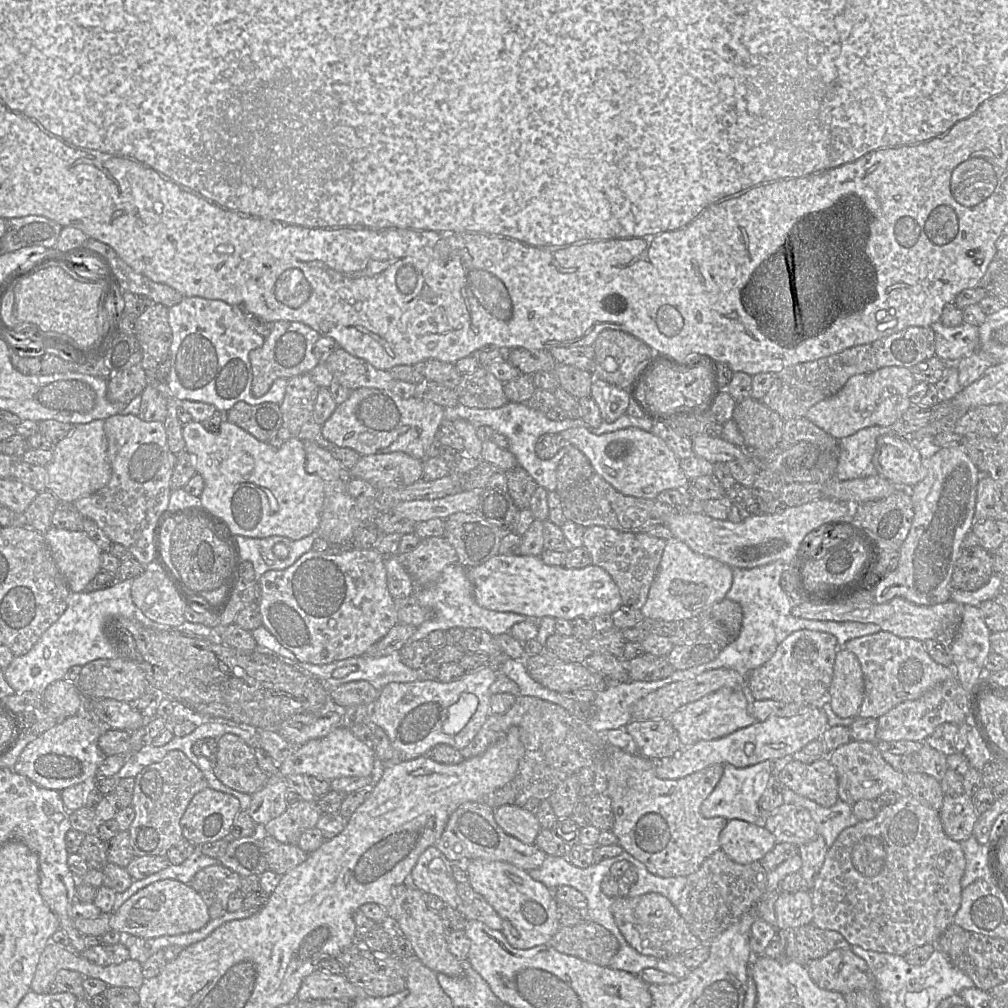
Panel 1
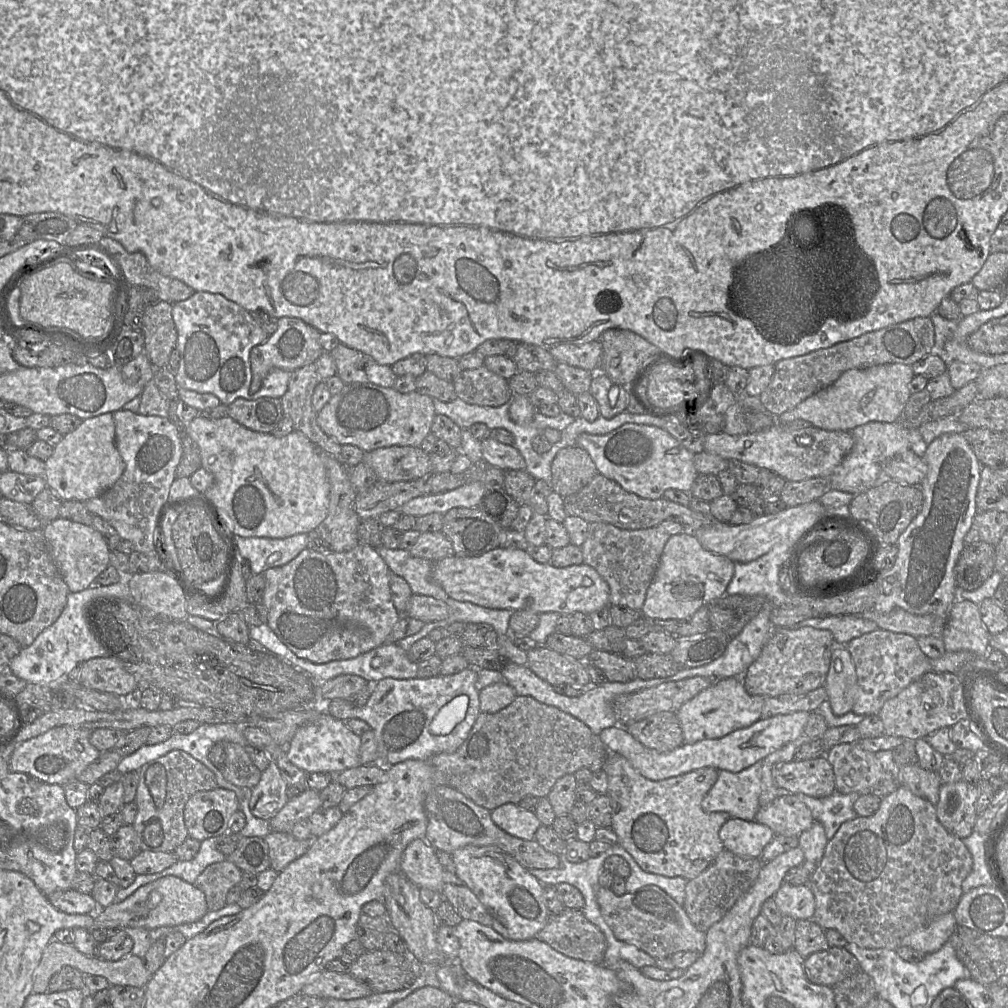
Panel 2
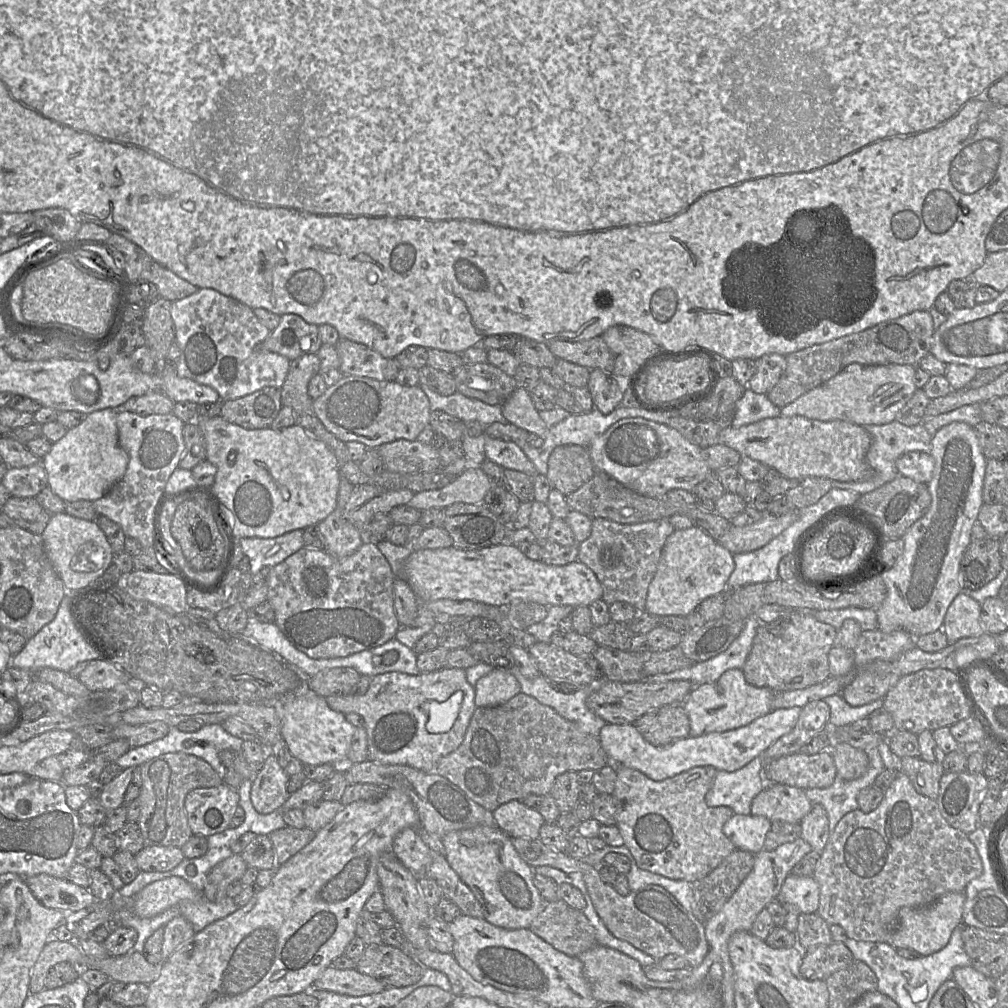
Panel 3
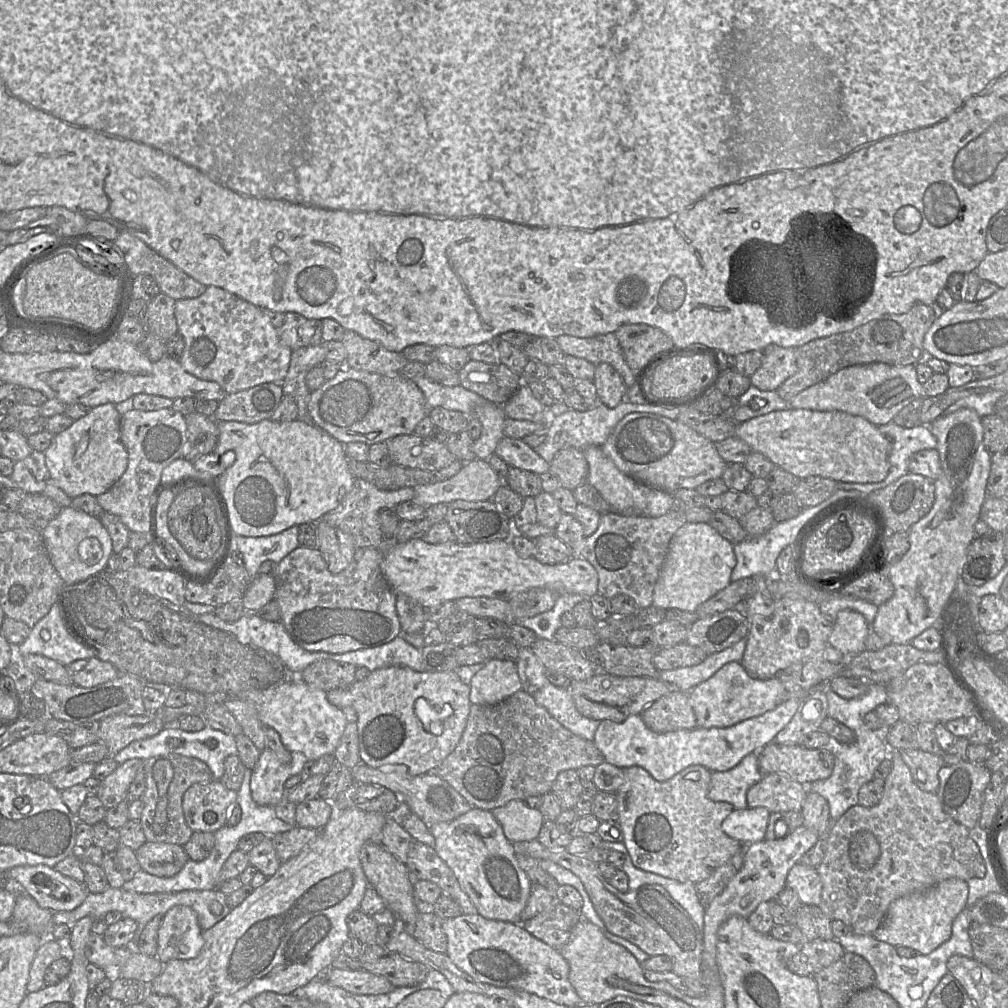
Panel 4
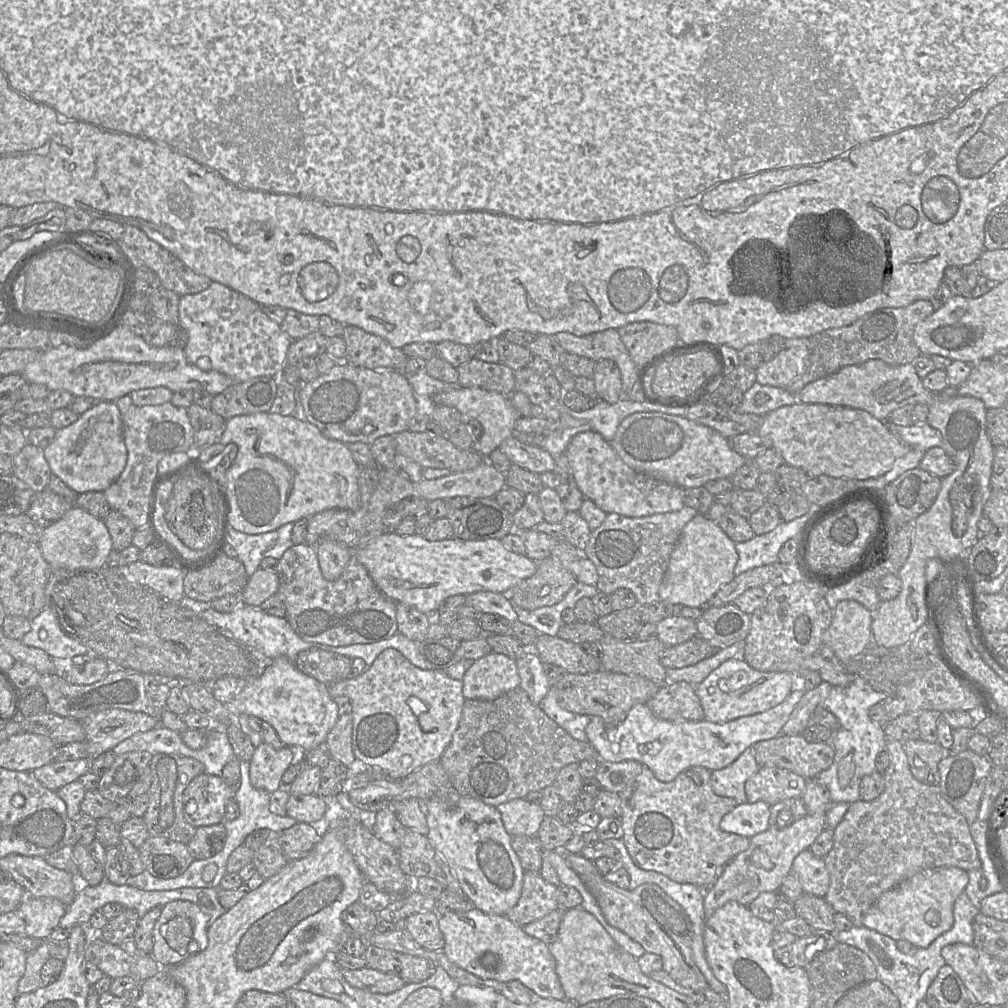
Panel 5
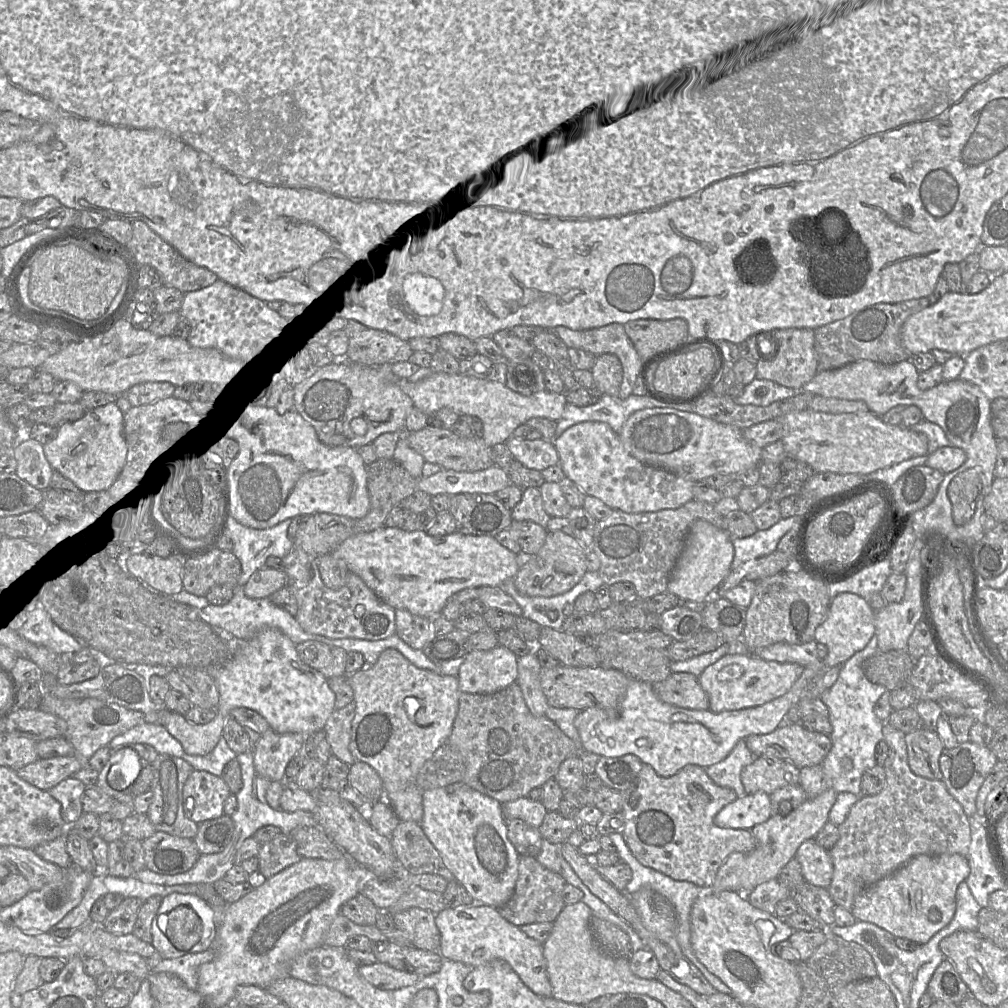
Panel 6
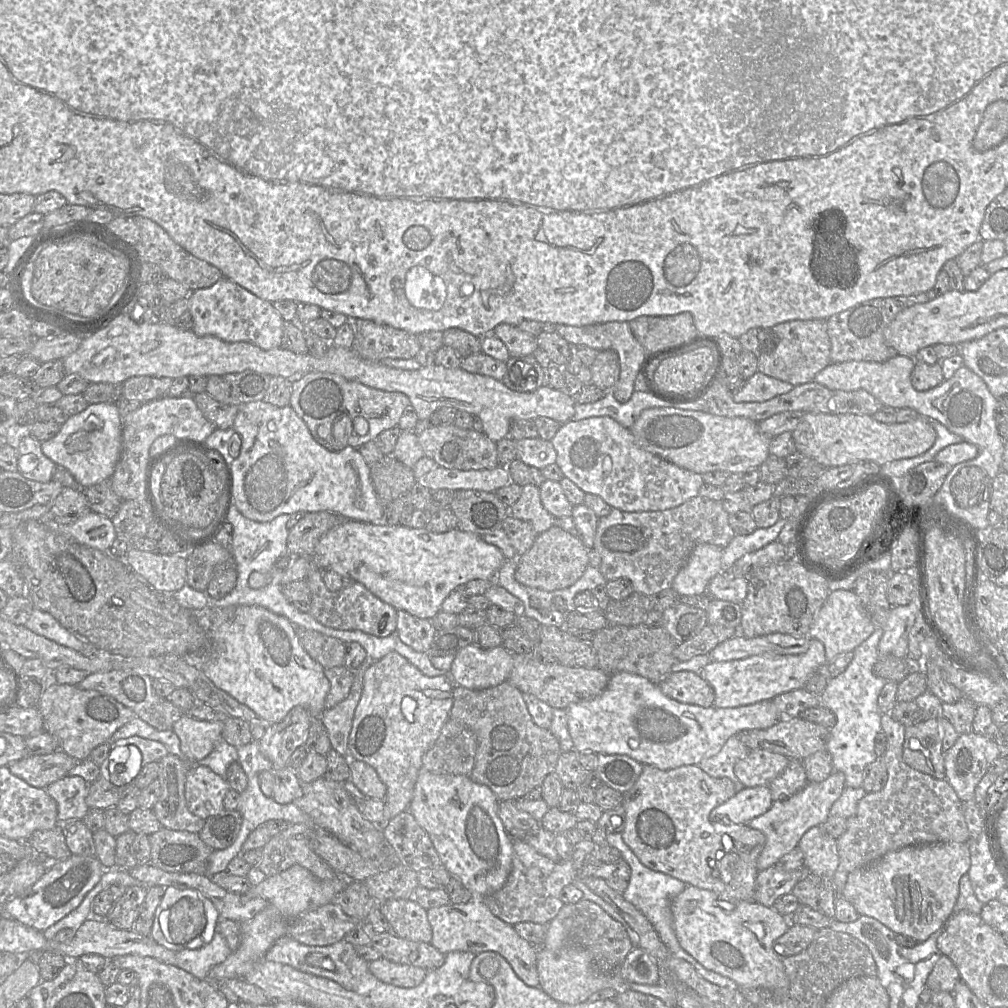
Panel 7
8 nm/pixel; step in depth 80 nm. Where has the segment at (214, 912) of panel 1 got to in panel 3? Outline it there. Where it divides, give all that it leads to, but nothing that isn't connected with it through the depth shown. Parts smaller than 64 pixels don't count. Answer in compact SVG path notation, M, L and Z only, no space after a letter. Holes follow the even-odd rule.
M232 854L208 873L202 895L210 902L219 902L233 881L240 881L248 866L240 854Z

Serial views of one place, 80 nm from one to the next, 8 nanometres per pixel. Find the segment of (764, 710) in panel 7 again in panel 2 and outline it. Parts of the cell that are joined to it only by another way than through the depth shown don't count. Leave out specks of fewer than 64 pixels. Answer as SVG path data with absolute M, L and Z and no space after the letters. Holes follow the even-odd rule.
M799 711L785 715L774 715L766 719L760 718L752 725L738 729L724 737L704 739L695 743L684 742L675 750L667 753L660 753L643 746L627 731L626 727L621 725L604 729L599 737L610 753L626 758L631 766L645 778L660 781L707 767L713 767L719 771L742 771L796 740L803 733L809 715L810 712Z

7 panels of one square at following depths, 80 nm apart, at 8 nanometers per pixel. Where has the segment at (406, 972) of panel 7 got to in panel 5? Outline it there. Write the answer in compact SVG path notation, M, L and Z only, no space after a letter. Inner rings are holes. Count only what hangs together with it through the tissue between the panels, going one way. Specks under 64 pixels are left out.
M369 967L342 969L344 979L353 987L372 993L390 994L401 989L405 982L400 977Z

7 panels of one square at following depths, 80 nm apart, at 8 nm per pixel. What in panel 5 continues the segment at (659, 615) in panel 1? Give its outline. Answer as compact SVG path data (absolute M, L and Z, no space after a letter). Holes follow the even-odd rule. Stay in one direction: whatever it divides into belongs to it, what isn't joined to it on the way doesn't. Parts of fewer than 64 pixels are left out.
M697 514L684 526L670 555L659 587L659 599L672 605L706 607L718 590L735 577L737 561L735 543L715 521L703 514Z

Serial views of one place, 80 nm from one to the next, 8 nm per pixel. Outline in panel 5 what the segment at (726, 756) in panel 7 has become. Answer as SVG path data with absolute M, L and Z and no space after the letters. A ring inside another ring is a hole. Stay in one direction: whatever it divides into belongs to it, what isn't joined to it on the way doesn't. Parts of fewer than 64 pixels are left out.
M747 748L729 766L711 771L711 785L715 794L733 798L738 804L747 802L745 782L754 776L759 766L751 748Z

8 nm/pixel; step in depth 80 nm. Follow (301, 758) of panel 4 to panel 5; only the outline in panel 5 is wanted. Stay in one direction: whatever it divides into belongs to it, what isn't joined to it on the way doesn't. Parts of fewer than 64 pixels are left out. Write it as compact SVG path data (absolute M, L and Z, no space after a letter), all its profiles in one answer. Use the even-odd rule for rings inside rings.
M262 742L255 748L250 761L250 782L253 787L273 793L282 785L282 776L293 761L289 746L275 749Z

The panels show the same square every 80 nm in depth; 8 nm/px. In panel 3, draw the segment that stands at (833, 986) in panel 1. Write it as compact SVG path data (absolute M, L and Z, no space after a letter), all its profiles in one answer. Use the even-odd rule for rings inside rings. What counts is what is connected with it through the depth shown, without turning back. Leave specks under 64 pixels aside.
M842 942L818 945L803 952L800 974L807 980L826 980L833 973L847 968L855 960Z

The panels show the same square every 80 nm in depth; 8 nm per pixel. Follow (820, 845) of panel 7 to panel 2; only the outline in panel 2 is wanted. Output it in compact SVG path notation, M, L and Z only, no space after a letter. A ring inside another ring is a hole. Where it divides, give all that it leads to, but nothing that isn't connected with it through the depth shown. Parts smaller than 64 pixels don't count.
M783 882L773 898L783 916L795 920L813 918L815 897L808 884L791 885Z

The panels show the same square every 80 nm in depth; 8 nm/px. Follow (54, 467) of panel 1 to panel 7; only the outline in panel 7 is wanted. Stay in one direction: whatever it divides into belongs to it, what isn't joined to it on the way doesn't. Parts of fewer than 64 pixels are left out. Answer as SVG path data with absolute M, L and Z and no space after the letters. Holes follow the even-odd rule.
M113 402L89 404L82 412L69 416L58 434L41 442L46 457L56 465L66 468L84 488L110 479L122 450L123 420L118 406Z

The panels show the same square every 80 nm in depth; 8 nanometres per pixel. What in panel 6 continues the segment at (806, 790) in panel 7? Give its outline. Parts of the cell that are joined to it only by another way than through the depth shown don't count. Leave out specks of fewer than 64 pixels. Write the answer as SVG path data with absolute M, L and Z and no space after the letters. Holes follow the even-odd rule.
M828 788L813 798L807 798L787 816L772 815L766 822L755 825L751 832L756 839L756 847L750 853L734 852L720 866L710 891L734 891L748 895L756 886L778 878L782 868L795 857L800 845L814 839L828 822L829 812L837 798L837 792Z

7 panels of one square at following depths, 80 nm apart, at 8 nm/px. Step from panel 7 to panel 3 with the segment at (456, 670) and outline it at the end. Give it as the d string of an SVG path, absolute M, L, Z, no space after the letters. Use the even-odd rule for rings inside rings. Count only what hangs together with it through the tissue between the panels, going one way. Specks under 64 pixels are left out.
M494 668L488 675L481 677L475 687L476 707L495 707L502 705L521 692L521 686L509 669Z

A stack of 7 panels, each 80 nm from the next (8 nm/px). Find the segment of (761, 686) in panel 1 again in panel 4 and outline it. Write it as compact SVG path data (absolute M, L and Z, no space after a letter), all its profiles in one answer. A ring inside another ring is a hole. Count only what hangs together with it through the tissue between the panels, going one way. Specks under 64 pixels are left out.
M775 599L771 617L753 615L750 618L750 628L746 636L746 648L741 664L747 674L754 679L779 679L786 685L786 691L792 688L810 690L826 684L833 677L838 676L843 667L842 663L831 663L824 658L832 629L833 623L821 613L818 604L803 599Z

